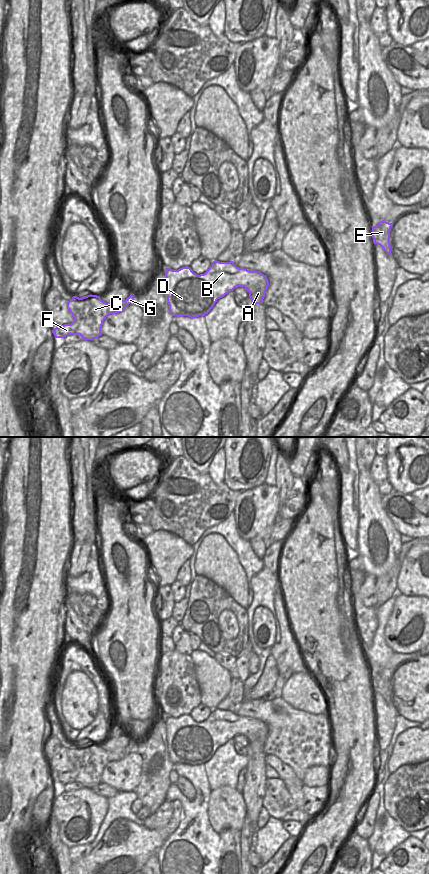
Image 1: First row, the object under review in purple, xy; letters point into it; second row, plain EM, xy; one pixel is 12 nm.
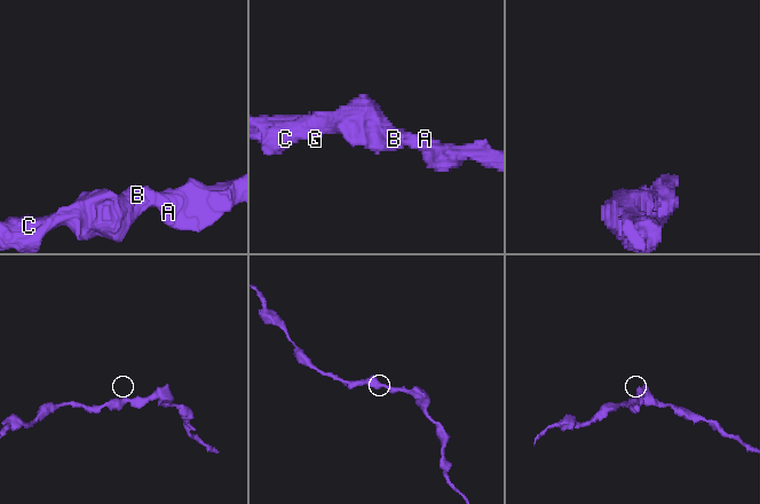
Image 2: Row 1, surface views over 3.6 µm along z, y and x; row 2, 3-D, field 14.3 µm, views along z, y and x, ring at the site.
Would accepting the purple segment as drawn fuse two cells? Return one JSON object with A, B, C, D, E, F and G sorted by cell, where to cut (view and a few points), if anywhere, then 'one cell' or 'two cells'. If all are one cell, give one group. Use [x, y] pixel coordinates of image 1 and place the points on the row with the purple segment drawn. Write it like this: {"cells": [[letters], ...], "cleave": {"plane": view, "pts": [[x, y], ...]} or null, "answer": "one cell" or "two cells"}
{"cells": [["A", "B", "C", "D", "E", "F", "G"]], "cleave": null, "answer": "one cell"}

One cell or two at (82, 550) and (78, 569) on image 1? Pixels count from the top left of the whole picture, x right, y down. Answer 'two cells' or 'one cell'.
one cell

